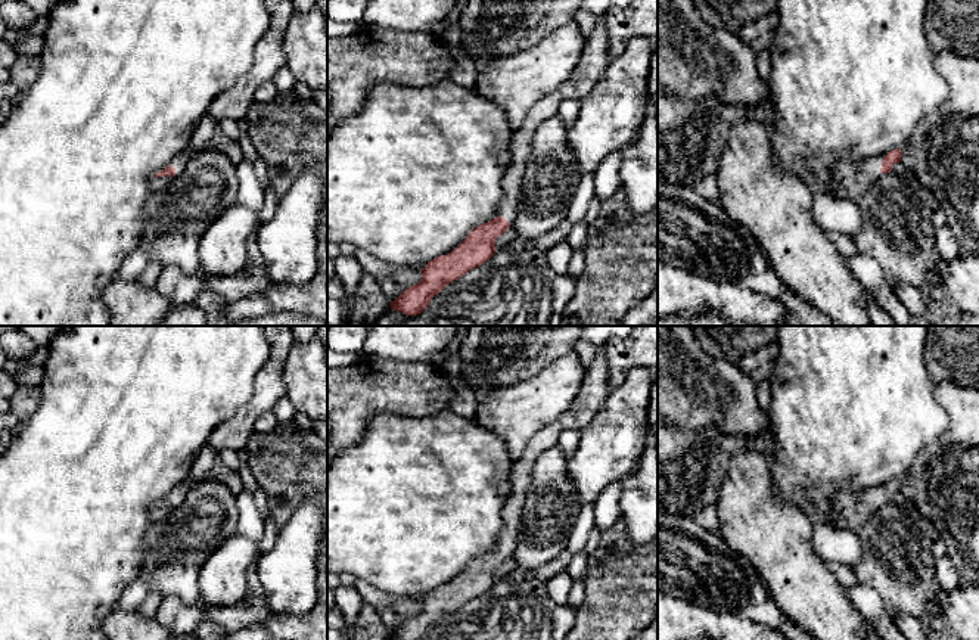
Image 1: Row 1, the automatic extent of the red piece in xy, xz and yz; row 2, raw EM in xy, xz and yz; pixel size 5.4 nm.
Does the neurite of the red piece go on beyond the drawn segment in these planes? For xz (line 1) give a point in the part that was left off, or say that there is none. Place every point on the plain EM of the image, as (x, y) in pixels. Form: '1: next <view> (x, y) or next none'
1: next xz (594, 390)

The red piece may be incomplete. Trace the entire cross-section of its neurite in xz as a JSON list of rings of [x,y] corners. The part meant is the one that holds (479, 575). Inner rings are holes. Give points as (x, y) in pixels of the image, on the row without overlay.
[[[602,345],[597,347],[596,358],[572,406],[537,432],[523,454],[513,462],[510,470],[512,493],[501,512],[503,529],[495,549],[475,557],[448,585],[439,585],[429,591],[422,600],[422,611],[392,631],[391,640],[426,640],[432,628],[447,615],[472,599],[478,599],[495,584],[495,569],[512,559],[519,543],[522,509],[532,484],[535,460],[541,453],[559,444],[565,431],[585,429],[603,407],[609,392],[609,370],[605,345]]]

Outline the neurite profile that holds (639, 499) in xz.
[[[658,422],[647,426],[638,467],[622,481],[619,500],[631,541],[646,546],[658,540]]]

